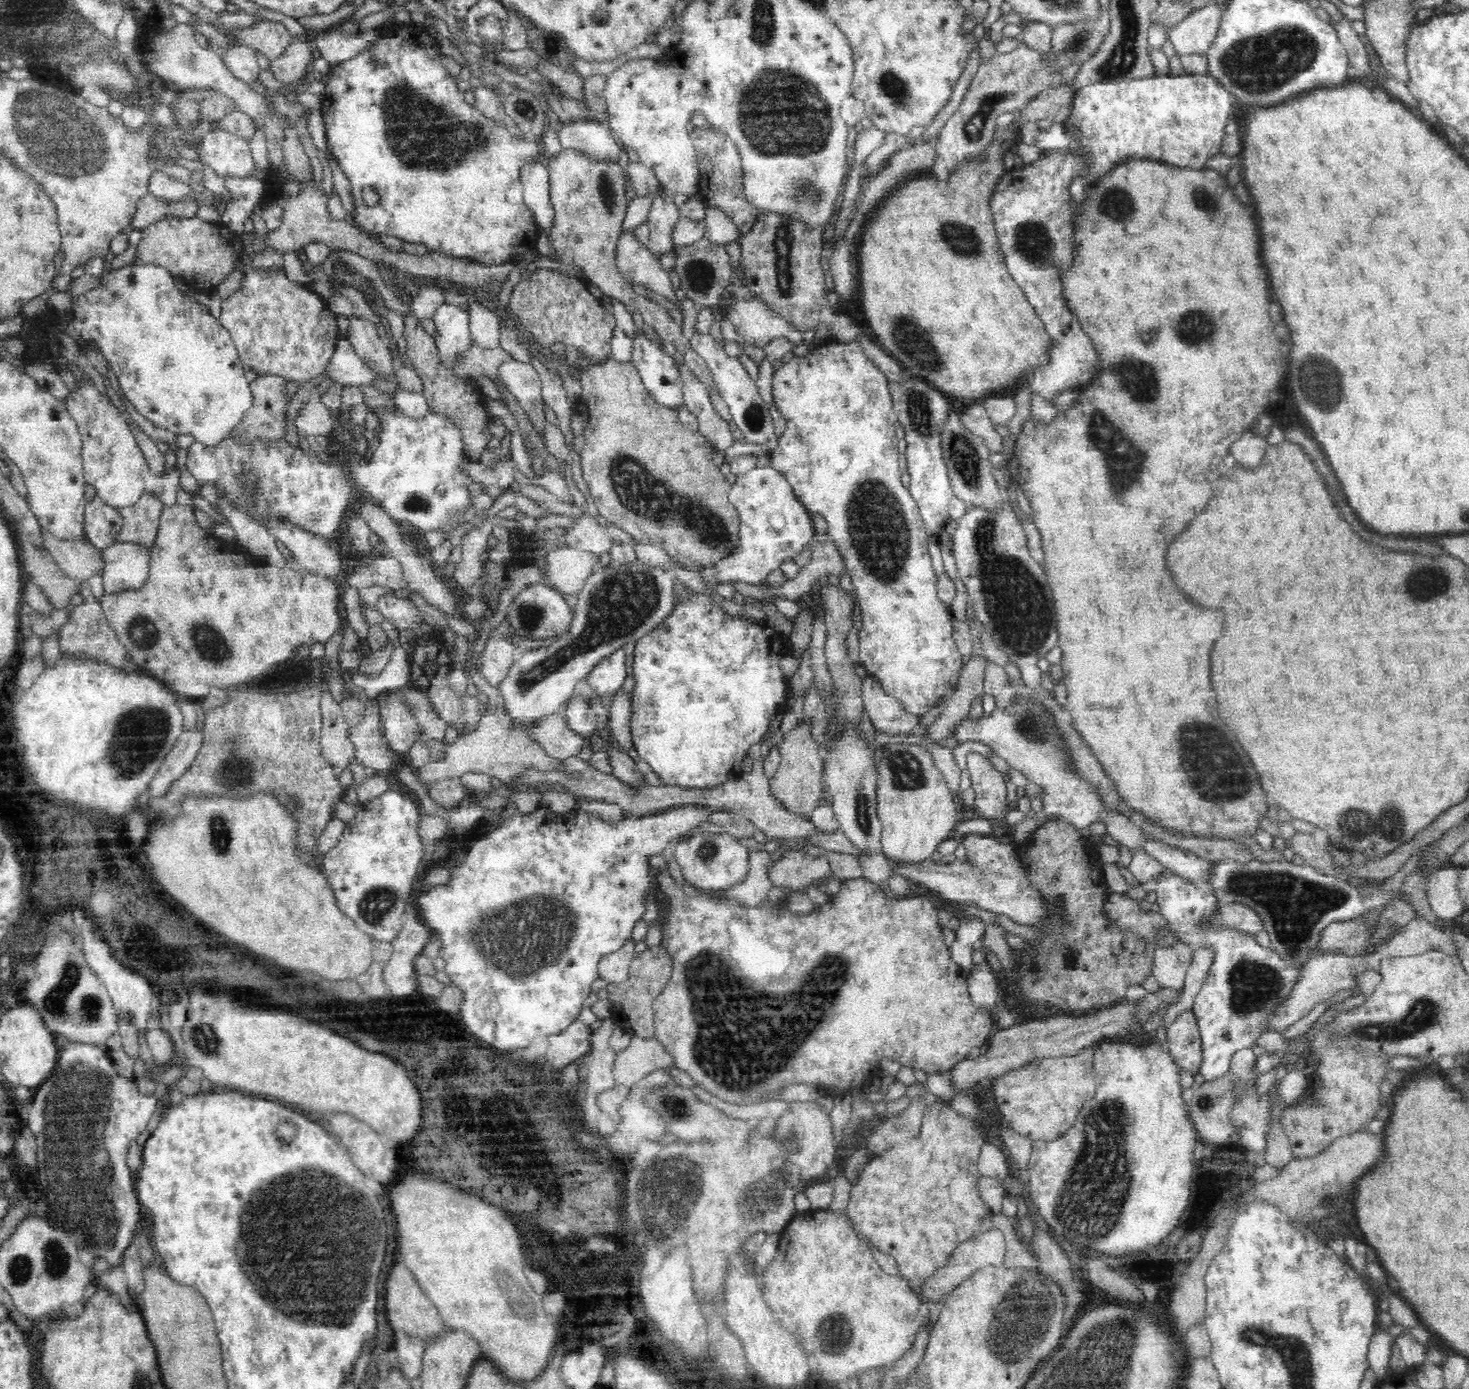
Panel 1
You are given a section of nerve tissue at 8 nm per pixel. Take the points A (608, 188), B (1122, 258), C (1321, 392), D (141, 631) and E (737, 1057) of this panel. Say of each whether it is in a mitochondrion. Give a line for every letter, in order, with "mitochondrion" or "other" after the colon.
A: mitochondrion
B: other
C: mitochondrion
D: mitochondrion
E: mitochondrion

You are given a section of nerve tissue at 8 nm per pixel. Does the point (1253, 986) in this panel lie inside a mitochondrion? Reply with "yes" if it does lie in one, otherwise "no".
yes

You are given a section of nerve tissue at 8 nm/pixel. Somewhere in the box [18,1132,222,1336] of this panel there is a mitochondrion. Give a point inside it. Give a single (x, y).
(57, 1256)

